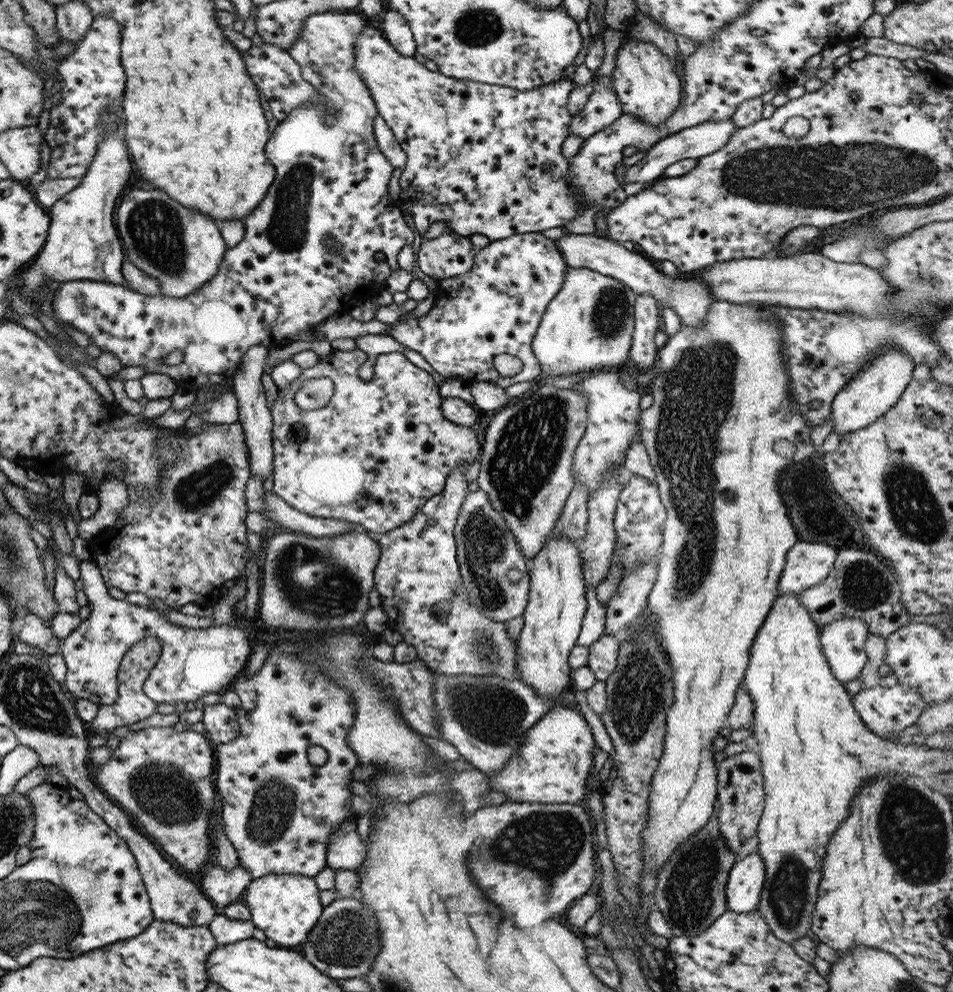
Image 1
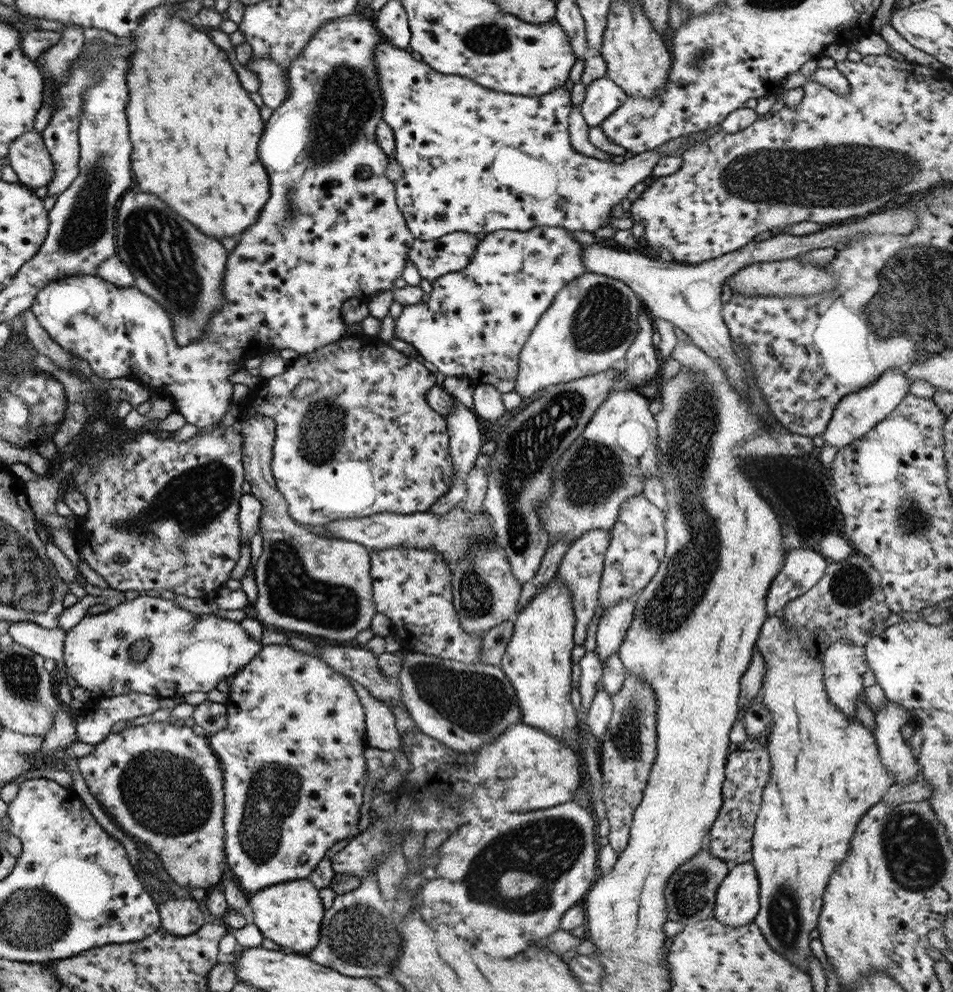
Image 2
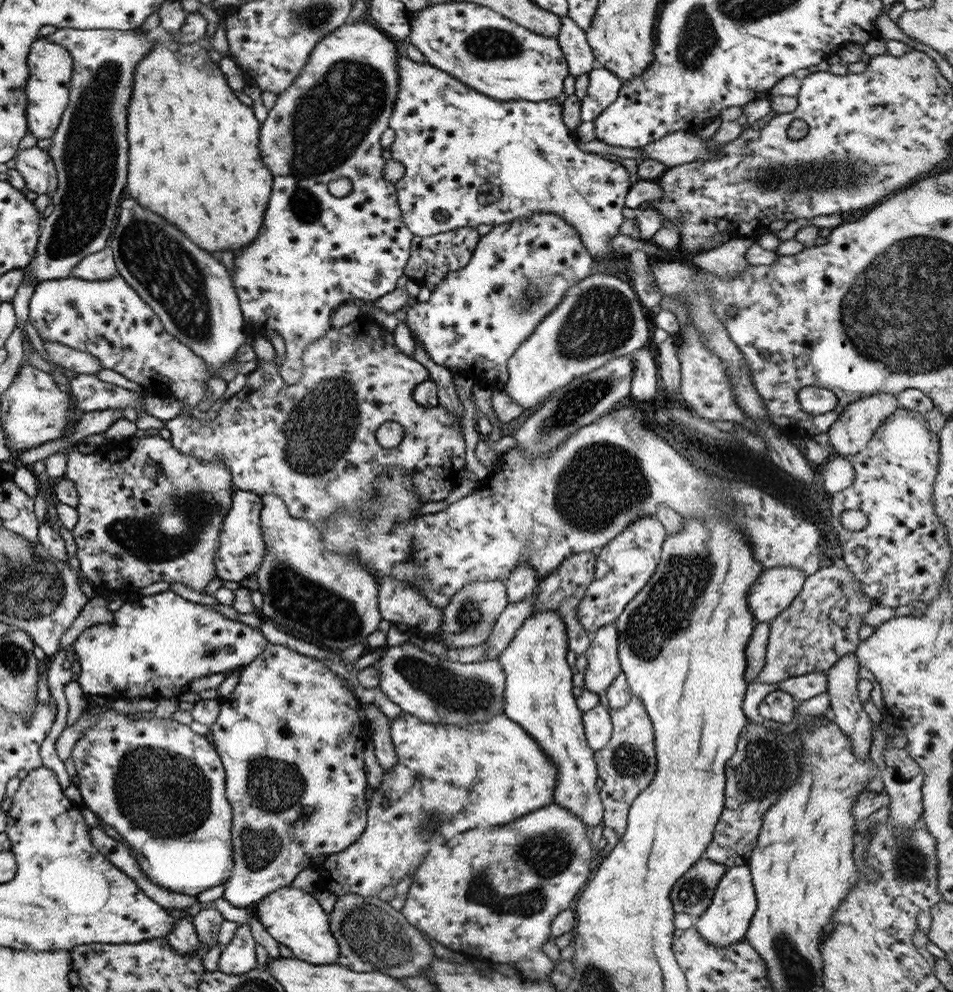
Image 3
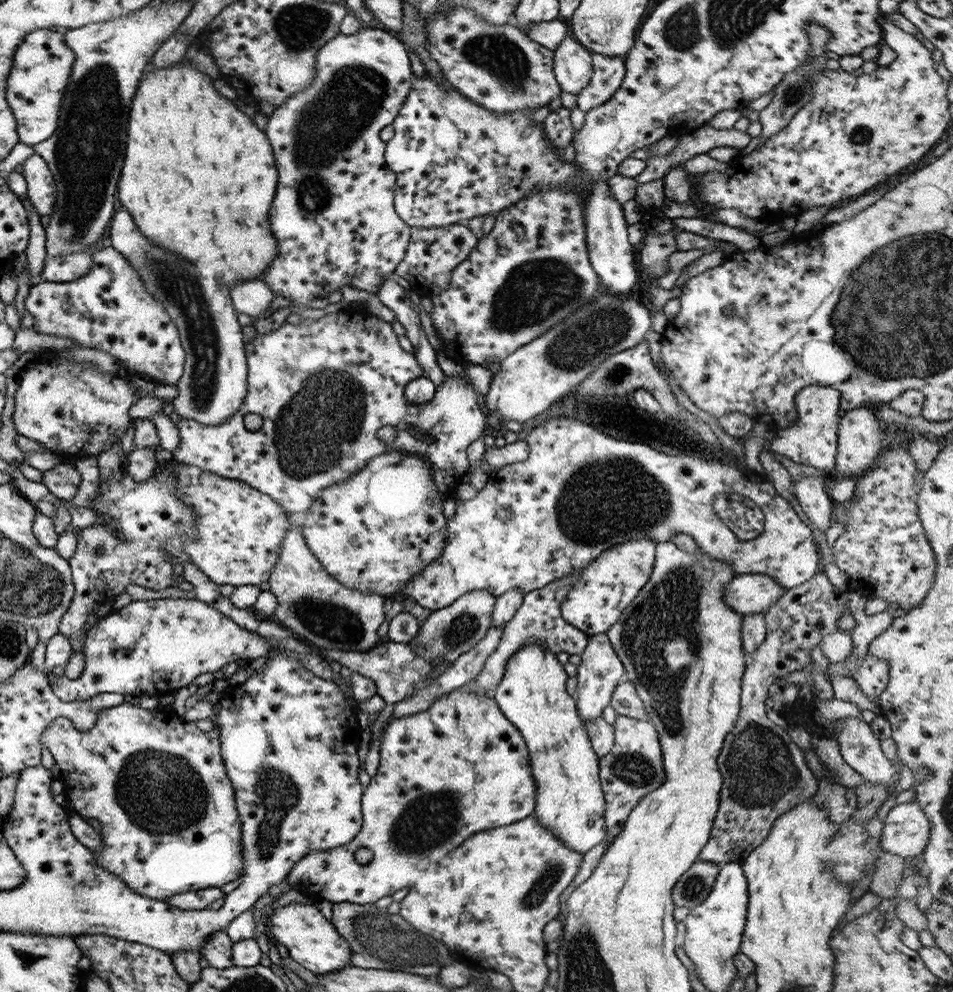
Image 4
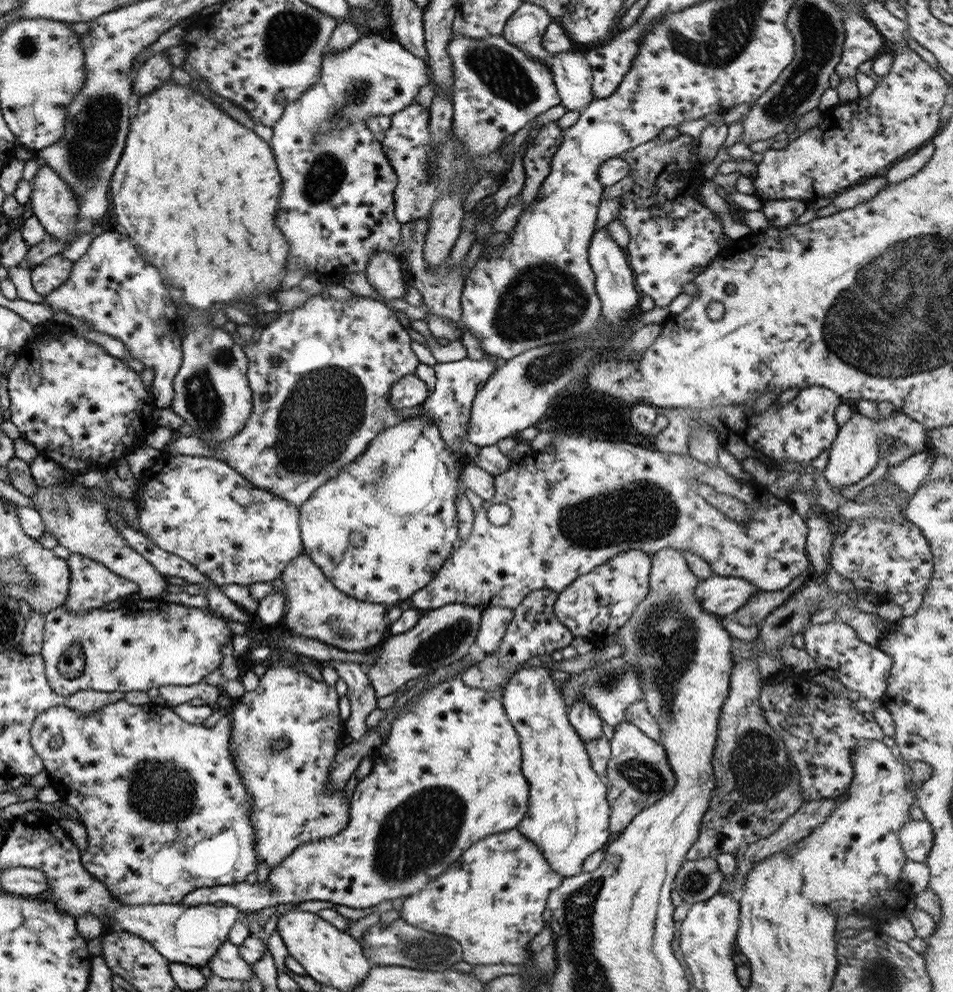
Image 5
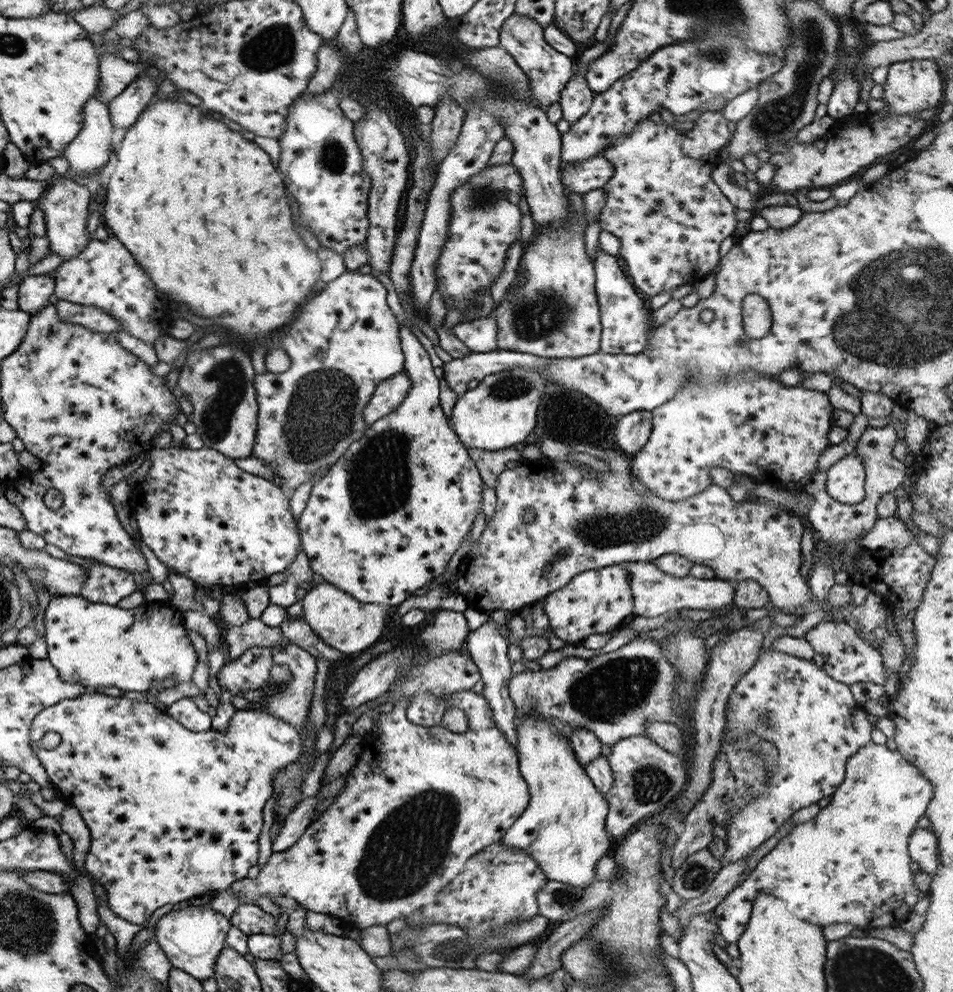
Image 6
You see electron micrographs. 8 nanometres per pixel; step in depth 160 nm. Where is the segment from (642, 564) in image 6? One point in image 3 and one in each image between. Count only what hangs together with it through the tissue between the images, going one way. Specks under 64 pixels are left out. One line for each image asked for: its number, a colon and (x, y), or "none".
3: (775, 588)
4: (749, 593)
5: (719, 595)

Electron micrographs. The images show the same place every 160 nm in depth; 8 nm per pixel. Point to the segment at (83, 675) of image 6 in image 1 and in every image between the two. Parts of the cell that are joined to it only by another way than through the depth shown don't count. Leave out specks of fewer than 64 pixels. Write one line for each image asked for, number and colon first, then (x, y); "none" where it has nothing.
1: (193, 661)
2: (189, 652)
3: (154, 645)
4: (152, 647)
5: (150, 643)

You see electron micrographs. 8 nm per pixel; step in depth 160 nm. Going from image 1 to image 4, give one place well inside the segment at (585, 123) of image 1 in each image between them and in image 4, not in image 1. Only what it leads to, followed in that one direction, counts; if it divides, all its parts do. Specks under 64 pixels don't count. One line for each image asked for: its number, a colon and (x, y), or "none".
2: (602, 96)
3: (603, 86)
4: (607, 71)

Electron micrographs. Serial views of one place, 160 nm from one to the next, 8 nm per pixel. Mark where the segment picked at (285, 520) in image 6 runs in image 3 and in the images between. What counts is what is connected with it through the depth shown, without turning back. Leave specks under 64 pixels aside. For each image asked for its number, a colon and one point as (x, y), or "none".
3: (240, 550)
4: (238, 529)
5: (198, 508)

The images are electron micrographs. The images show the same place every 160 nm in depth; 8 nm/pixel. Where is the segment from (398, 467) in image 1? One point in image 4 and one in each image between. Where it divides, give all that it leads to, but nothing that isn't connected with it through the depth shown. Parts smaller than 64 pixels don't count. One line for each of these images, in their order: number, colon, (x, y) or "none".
2: (365, 442)
3: (311, 444)
4: (323, 383)

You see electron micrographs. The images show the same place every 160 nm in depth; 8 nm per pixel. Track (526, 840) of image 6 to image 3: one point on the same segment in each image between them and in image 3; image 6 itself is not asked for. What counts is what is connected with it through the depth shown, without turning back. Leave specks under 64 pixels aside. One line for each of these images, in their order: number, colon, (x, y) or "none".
3: (537, 697)
4: (531, 694)
5: (567, 816)

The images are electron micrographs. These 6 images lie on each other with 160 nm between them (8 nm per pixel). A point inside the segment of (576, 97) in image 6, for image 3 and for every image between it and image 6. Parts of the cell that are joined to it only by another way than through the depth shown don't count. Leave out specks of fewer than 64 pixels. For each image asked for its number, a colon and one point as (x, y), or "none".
3: (571, 39)
4: (572, 63)
5: (572, 76)

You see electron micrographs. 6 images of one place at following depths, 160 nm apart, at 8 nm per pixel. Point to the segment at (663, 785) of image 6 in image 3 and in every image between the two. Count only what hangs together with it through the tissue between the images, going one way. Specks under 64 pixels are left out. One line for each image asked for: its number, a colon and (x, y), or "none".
3: (626, 764)
4: (633, 768)
5: (637, 774)

